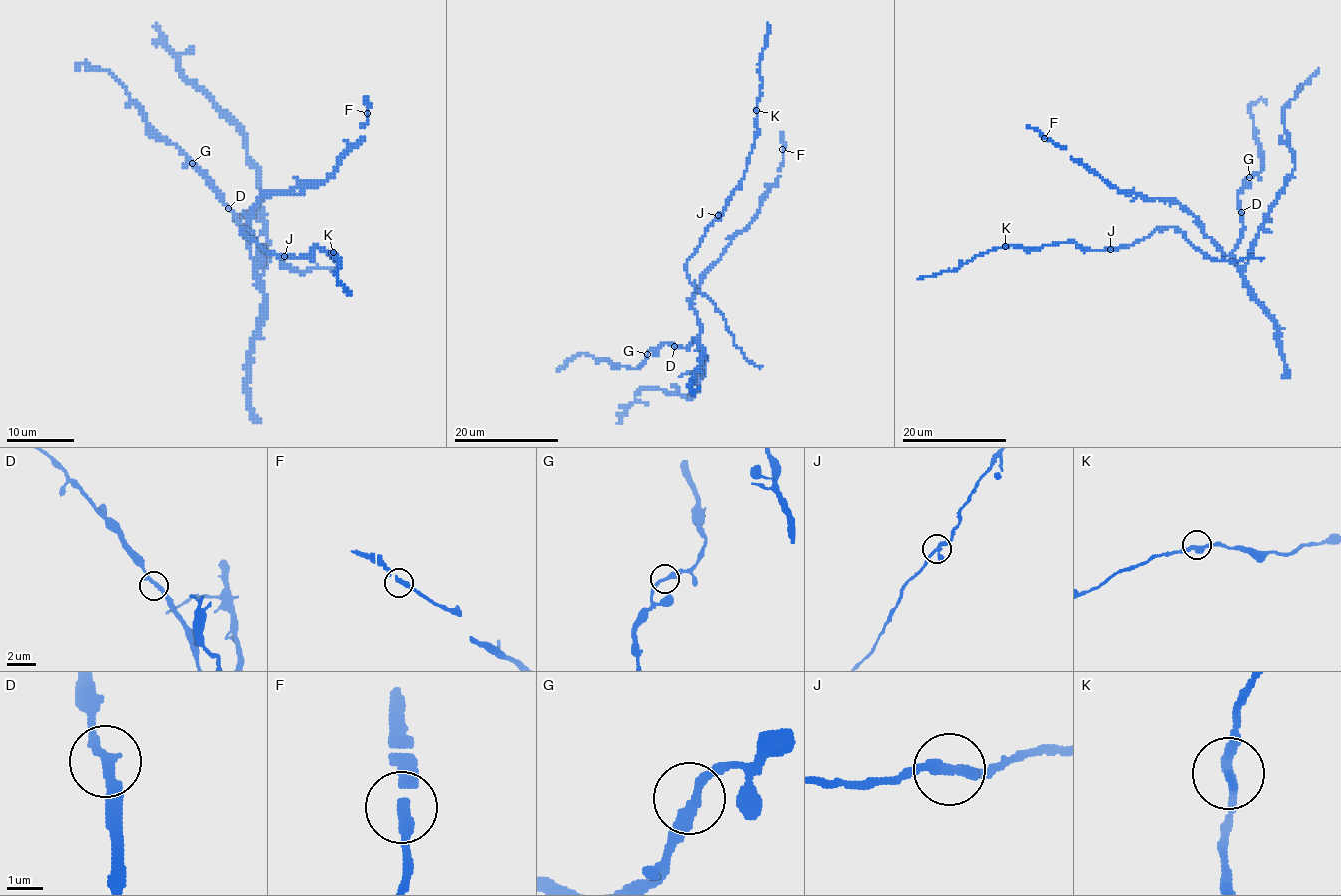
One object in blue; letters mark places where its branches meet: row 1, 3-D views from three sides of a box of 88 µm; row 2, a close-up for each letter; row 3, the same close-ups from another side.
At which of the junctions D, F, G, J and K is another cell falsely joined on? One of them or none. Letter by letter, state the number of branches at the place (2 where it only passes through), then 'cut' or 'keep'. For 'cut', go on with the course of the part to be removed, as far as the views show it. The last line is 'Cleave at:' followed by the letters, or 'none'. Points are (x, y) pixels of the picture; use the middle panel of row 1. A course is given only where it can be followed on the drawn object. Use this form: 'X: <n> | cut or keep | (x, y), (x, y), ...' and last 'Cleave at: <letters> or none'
D: 2 | keep
F: 2 | keep
G: 2 | keep
J: 2 | keep
K: 2 | keep
Cleave at: none

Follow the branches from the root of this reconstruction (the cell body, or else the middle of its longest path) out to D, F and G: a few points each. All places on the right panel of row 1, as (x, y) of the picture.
D: (1197, 225), (1229, 256), (1239, 239), (1241, 212)
F: (1197, 225), (1197, 220), (1176, 203), (1147, 199), (1134, 192), (1120, 192), (1072, 158), (1066, 149), (1044, 138)
G: (1197, 225), (1229, 256), (1236, 248), (1242, 229), (1238, 191), (1249, 177)

